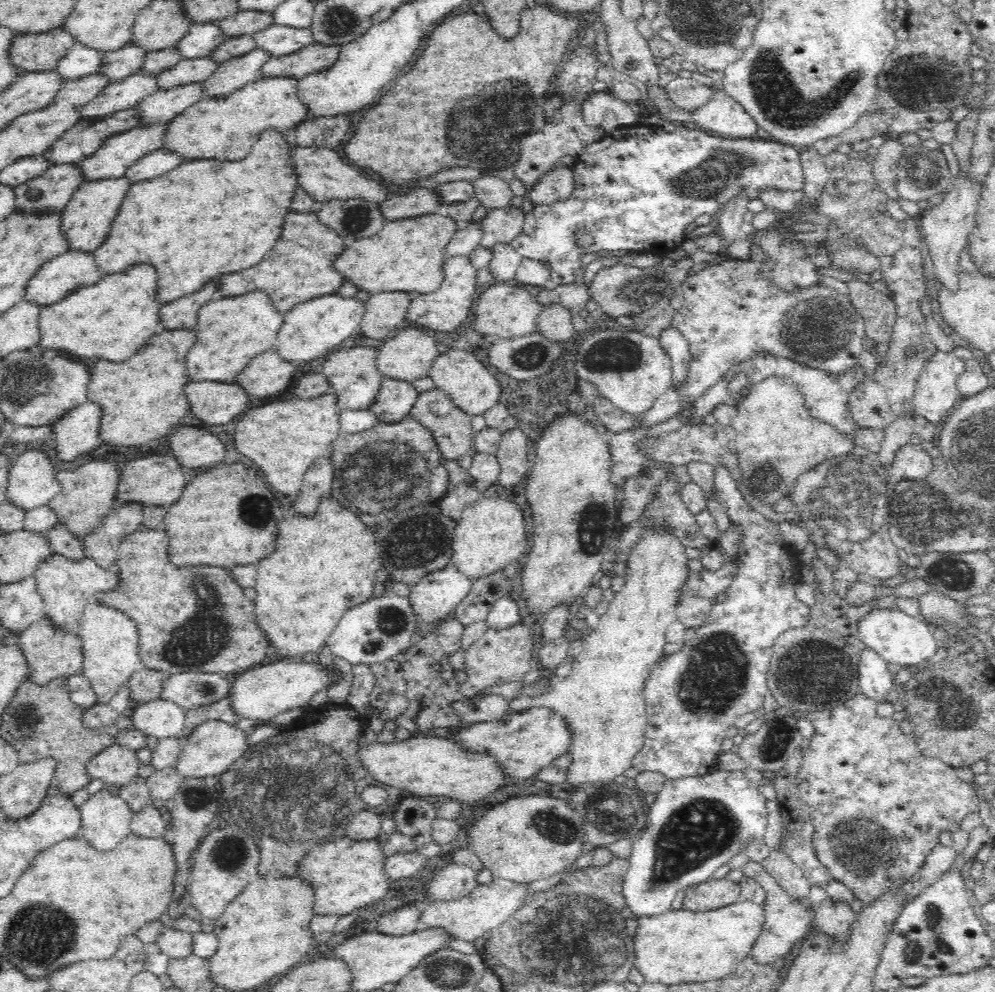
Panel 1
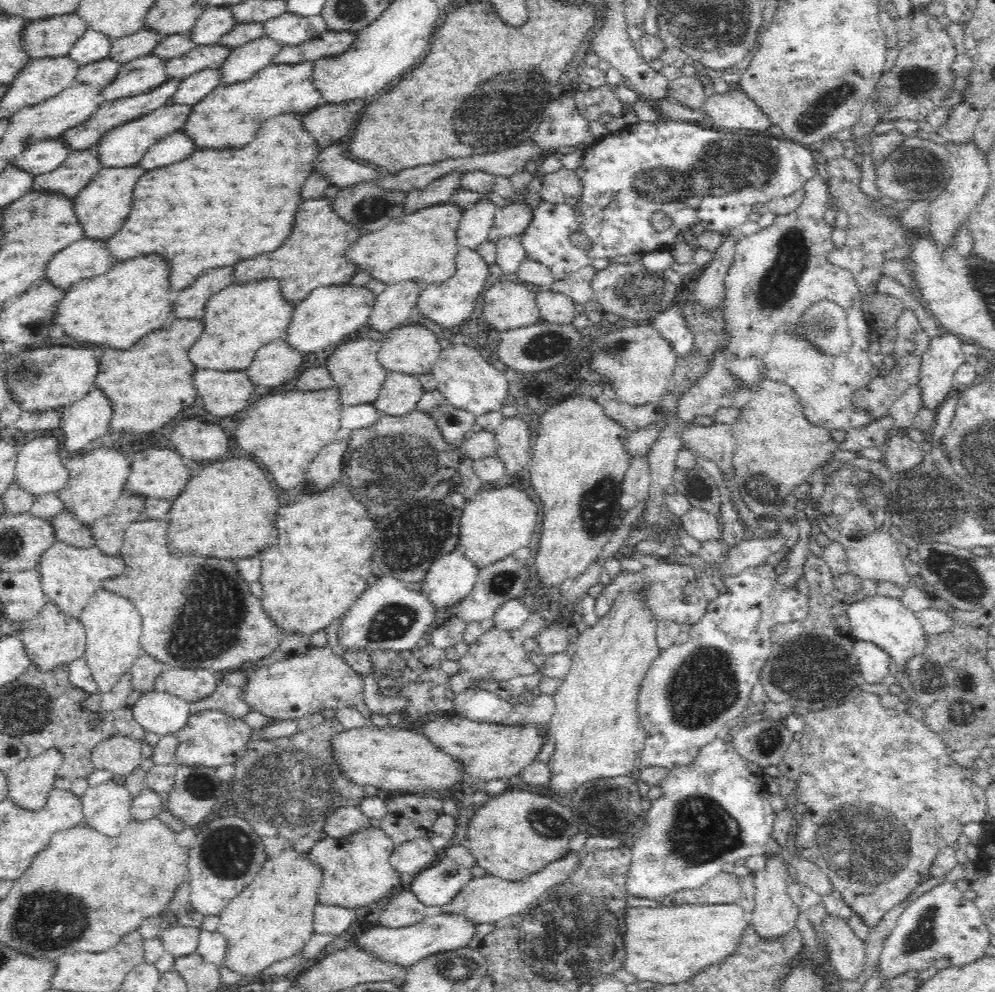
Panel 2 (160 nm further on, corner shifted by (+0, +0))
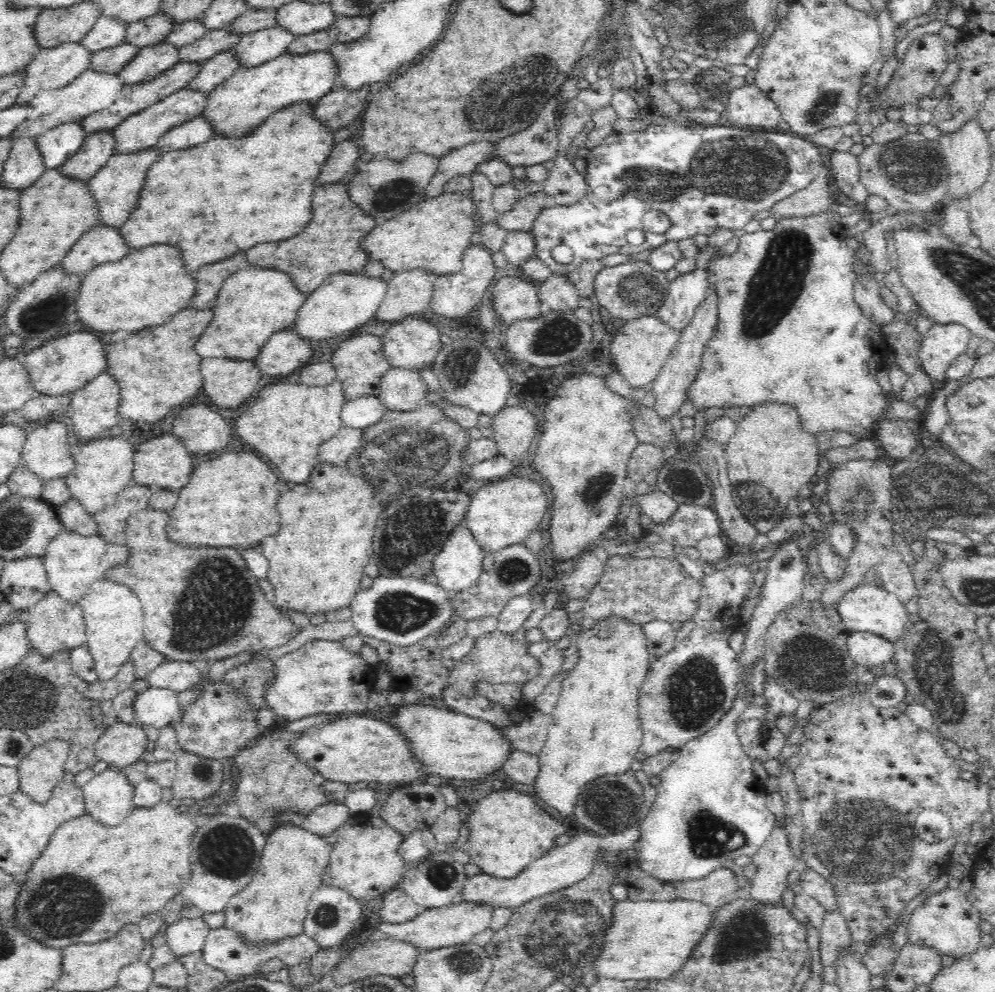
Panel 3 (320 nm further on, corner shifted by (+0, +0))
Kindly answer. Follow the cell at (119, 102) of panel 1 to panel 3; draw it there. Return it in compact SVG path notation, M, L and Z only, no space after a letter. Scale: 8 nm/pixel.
M162 41L141 48L138 54L117 73L117 77L123 85L140 84L154 80L158 74L164 74L178 62L178 48Z

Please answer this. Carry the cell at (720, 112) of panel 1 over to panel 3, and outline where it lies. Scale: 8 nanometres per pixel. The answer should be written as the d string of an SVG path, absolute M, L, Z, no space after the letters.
M754 83L730 90L726 98L726 119L723 119L726 126L748 130L777 130L781 119L779 110Z

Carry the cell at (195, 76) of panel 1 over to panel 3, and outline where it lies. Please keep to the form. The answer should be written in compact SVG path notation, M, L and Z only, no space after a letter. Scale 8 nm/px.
M229 29L206 31L202 38L182 46L178 49L179 62L196 62L203 64L210 57L220 54L220 52L230 52L235 48L235 44L240 40L240 35L231 32Z

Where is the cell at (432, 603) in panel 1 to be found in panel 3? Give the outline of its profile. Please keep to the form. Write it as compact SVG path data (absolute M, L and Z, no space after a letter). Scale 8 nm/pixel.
M465 525L458 526L453 530L449 540L446 541L442 552L434 557L431 572L436 576L436 584L444 590L448 596L468 590L470 586L474 586L480 578L483 568L483 553L483 550L478 546L478 543L473 540L470 531Z

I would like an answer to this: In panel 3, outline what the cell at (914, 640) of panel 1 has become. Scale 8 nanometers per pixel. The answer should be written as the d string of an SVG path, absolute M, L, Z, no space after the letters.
M860 583L852 590L848 590L838 603L838 612L846 623L850 632L875 634L884 641L895 646L896 642L906 638L910 628L910 614L906 605L900 602L894 593L888 592L884 587L878 588L872 584Z

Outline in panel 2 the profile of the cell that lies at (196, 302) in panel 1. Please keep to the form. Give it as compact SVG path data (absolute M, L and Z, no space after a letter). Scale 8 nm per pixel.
M232 266L216 270L206 270L192 286L179 292L172 306L172 319L201 320L205 316L206 302L222 288L235 283Z

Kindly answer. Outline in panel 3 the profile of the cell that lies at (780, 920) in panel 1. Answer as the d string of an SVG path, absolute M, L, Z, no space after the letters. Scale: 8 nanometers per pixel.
M775 824L770 838L752 860L757 871L750 882L751 898L763 905L780 905L789 884L788 874L795 870L796 862L786 828Z

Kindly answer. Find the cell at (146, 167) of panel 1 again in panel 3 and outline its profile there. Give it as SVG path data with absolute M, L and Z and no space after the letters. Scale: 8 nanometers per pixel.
M198 115L196 118L192 118L190 122L174 126L172 130L166 132L153 146L153 149L159 156L170 151L180 152L210 140L212 134L209 123L204 120L204 117Z

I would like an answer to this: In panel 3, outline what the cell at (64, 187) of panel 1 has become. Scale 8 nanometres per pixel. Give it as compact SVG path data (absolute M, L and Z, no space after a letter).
M111 131L90 134L78 152L59 167L60 173L72 181L88 183L110 161L115 144Z

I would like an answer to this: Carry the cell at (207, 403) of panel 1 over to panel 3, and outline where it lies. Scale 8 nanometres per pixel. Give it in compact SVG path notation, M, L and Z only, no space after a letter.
M212 358L202 362L202 390L222 410L242 406L256 392L261 377L255 361L238 361L231 358Z

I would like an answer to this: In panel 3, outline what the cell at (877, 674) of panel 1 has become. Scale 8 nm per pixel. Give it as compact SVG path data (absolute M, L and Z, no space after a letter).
M849 632L847 648L850 656L861 667L861 671L867 668L883 667L886 662L893 661L895 646L882 637L875 634L862 632Z

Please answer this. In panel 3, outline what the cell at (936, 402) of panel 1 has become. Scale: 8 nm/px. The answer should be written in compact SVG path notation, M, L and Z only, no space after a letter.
M934 322L924 334L918 356L925 376L931 380L933 391L950 384L946 372L954 360L966 352L970 336L965 326Z

